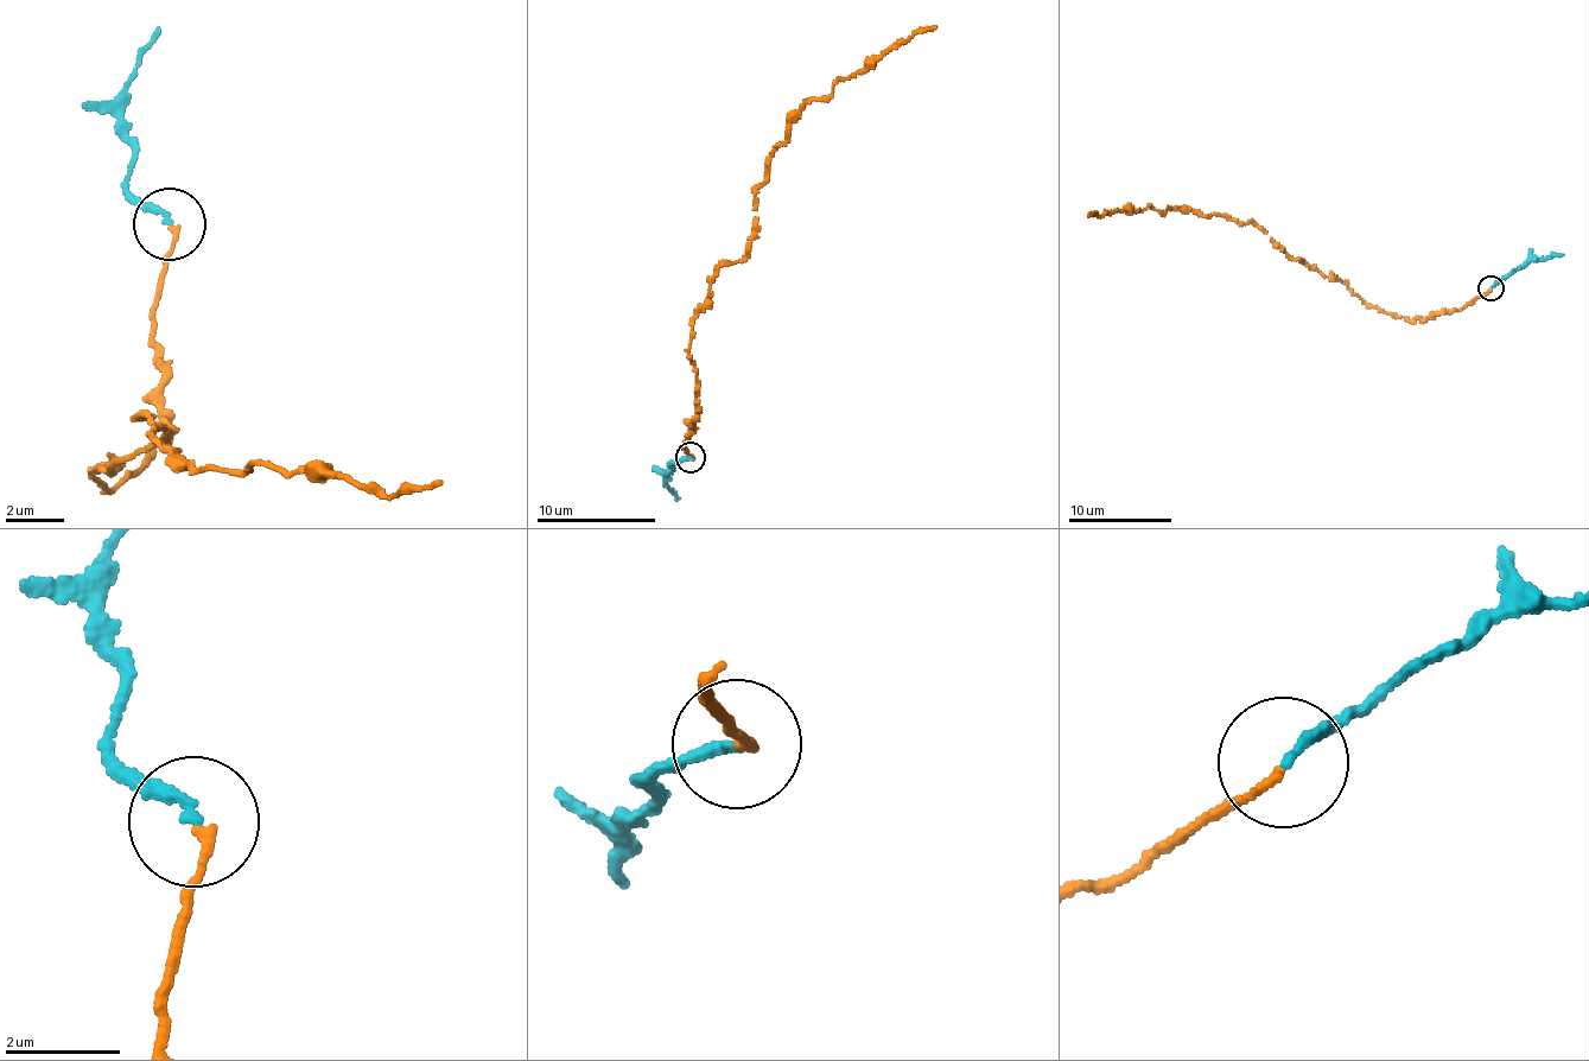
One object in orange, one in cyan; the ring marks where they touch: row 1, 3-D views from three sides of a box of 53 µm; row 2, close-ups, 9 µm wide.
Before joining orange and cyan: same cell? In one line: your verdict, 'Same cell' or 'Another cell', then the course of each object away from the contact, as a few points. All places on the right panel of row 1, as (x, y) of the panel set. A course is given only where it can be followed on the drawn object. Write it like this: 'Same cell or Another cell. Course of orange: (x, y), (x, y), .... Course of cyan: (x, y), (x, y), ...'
Same cell. Course of orange: (1491, 290), (1415, 322), (1378, 311), (1252, 223), (1148, 205), (1088, 215). Course of cyan: (1491, 287), (1532, 260), (1563, 254)

